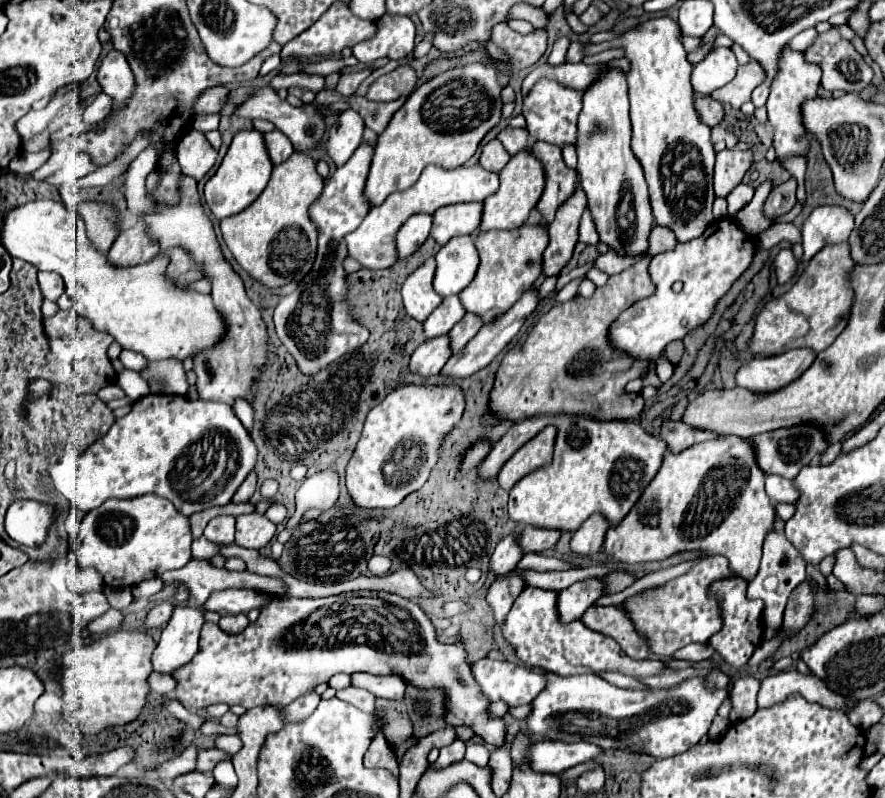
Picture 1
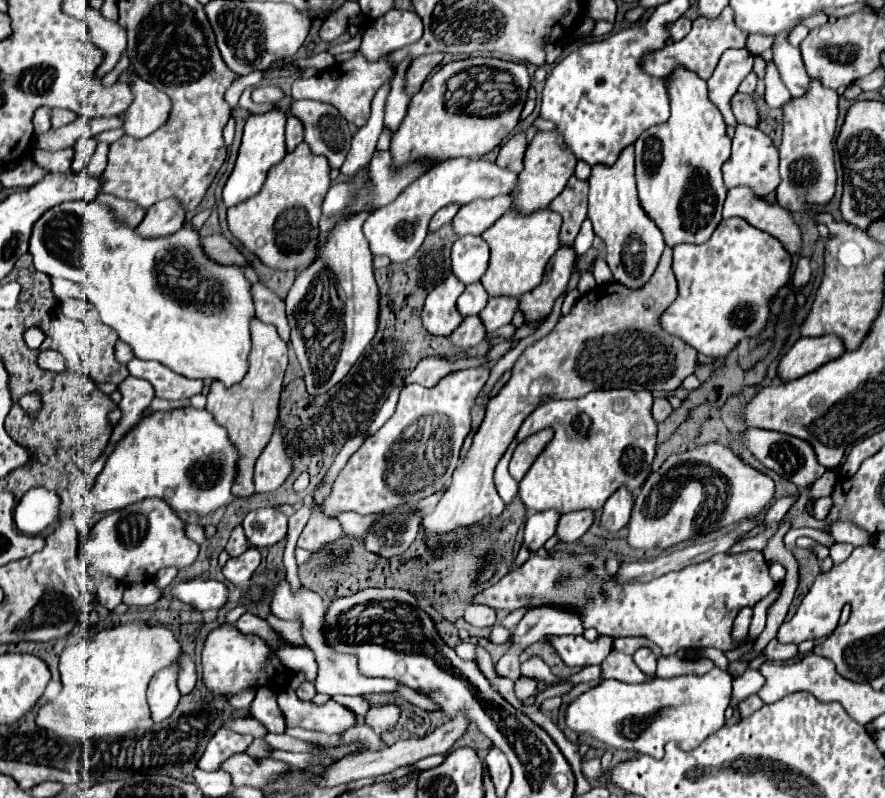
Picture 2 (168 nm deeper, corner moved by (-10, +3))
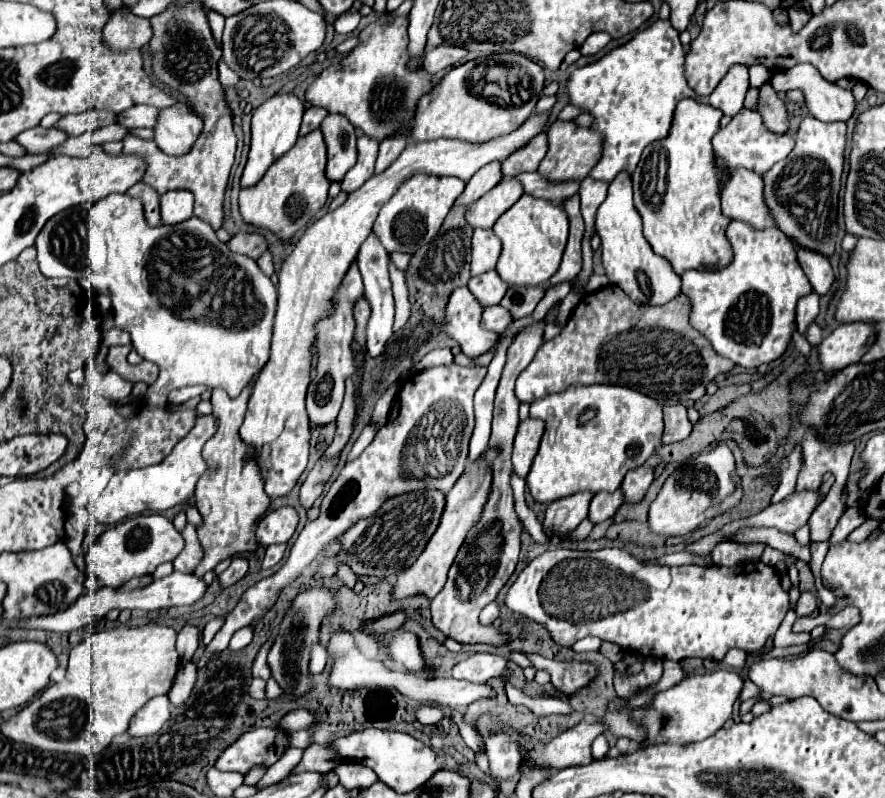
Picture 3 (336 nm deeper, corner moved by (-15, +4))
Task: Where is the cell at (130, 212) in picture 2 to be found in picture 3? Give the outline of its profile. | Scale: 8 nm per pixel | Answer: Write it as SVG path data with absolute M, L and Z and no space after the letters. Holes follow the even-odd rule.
M136 183L134 187L130 187L126 191L126 195L142 201L144 217L146 217L148 225L160 225L160 203L158 203L158 195L156 195L156 191L152 191L152 187L148 187L144 183Z

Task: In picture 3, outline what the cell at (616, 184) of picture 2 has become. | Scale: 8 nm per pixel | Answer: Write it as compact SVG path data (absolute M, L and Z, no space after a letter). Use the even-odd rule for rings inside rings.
M626 171L618 173L608 187L608 195L596 213L596 231L602 239L602 263L610 283L616 283L634 303L660 305L680 293L680 277L668 263L648 247L642 235L640 213L632 201L632 179Z

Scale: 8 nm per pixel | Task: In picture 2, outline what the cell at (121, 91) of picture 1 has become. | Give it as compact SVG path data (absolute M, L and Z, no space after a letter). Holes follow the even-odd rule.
M133 76L131 90L135 94L133 104L123 112L125 132L133 138L147 138L161 128L171 114L171 98L157 90L153 84Z

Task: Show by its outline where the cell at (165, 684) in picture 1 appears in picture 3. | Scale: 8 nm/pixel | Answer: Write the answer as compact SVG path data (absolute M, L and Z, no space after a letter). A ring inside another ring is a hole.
M184 661L184 663L180 665L180 671L176 673L174 685L172 685L170 691L168 691L168 697L172 699L174 705L182 705L182 703L190 697L190 693L192 693L192 689L194 689L194 683L196 683L196 675L198 675L196 663Z

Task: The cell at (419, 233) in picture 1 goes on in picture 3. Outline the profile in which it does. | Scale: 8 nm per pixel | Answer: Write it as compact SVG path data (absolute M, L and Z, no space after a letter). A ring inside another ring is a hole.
M492 161L488 165L484 165L466 185L464 193L456 199L456 207L470 207L474 201L478 201L486 191L490 191L492 187L496 187L502 179L502 171L500 171L500 161Z

